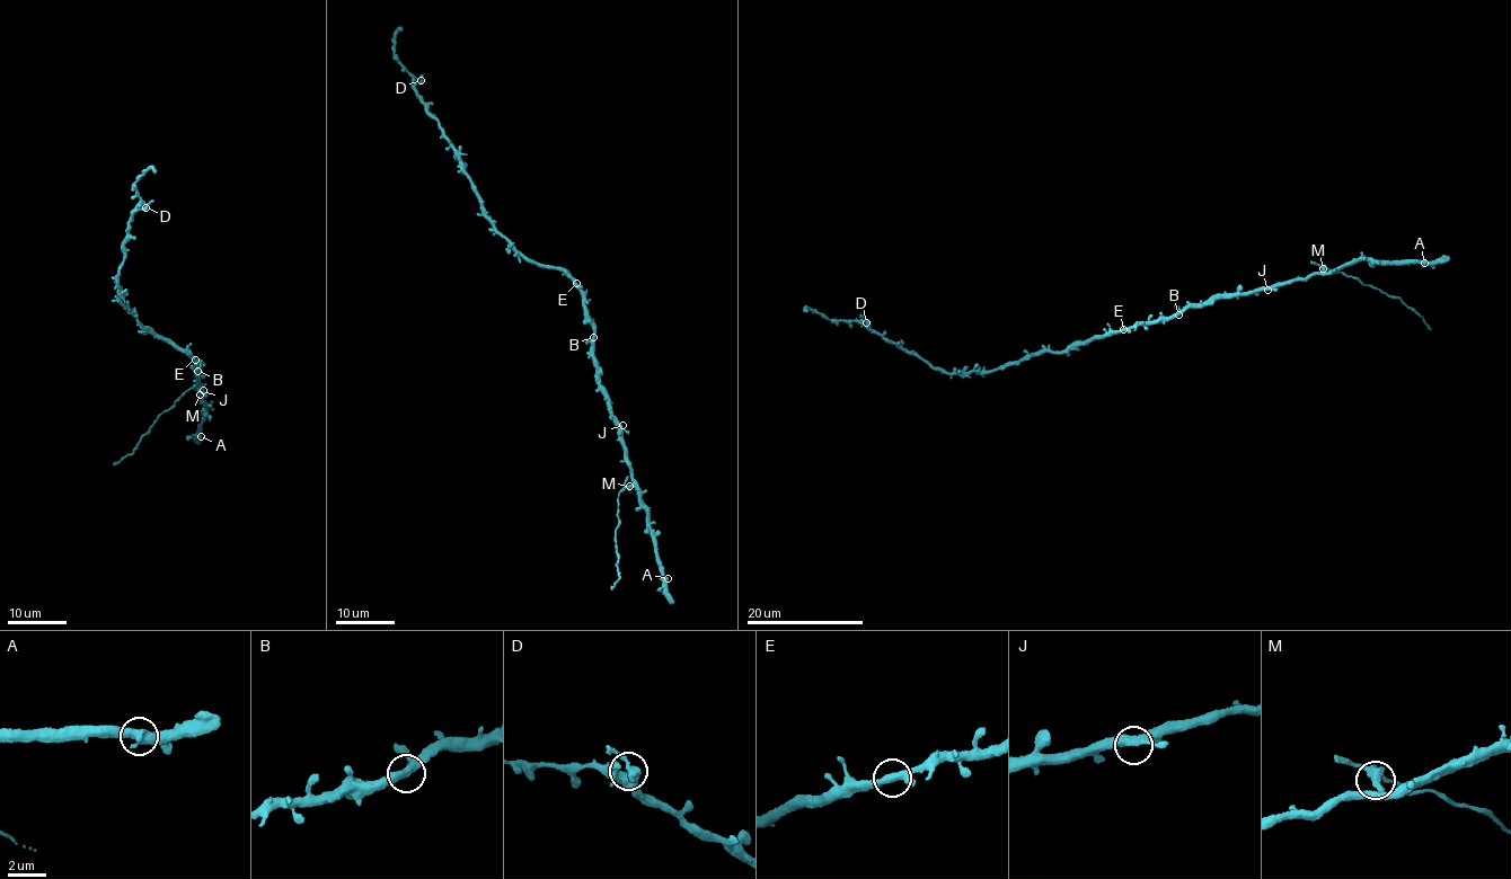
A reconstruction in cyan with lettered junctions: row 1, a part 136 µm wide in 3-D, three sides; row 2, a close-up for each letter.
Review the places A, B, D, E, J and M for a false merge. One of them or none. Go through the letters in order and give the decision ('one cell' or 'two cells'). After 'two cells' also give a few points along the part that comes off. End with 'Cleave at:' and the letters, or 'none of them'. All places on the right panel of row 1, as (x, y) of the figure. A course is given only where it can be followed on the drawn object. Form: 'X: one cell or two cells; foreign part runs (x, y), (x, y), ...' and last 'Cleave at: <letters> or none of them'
A: one cell
B: one cell
D: one cell
E: one cell
J: one cell
M: two cells; foreign part runs (1323, 268), (1344, 273), (1401, 298), (1431, 329)
Cleave at: M

